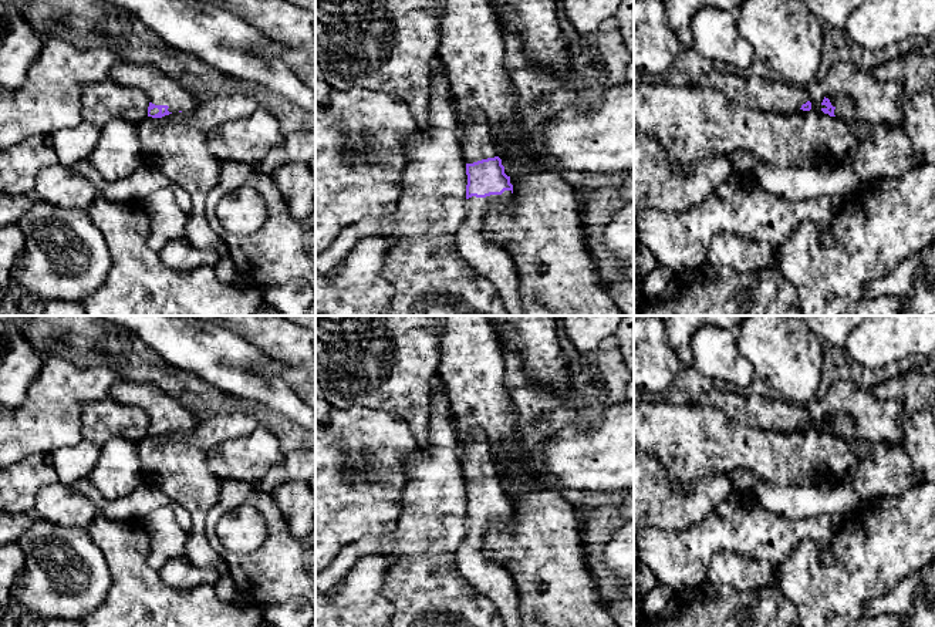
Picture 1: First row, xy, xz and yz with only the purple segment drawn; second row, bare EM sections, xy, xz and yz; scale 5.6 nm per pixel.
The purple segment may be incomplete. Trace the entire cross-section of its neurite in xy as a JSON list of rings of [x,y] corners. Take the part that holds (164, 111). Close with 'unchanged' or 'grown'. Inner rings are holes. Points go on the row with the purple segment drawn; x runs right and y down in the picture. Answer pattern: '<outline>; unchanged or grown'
[[[117,61],[109,78],[119,85],[142,90],[149,98],[148,117],[162,118],[172,112],[196,109],[202,102],[178,81],[151,64]]]; grown

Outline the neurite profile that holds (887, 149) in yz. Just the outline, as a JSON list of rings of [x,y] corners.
[[[845,122],[860,135],[860,144],[845,154],[843,165],[851,166],[860,179],[899,179],[919,162],[909,136],[898,125]]]

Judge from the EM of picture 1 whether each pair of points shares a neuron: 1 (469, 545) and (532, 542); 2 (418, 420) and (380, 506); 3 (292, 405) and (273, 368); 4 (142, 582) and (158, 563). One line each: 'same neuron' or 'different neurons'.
1: different neurons
2: different neurons
3: different neurons
4: different neurons

